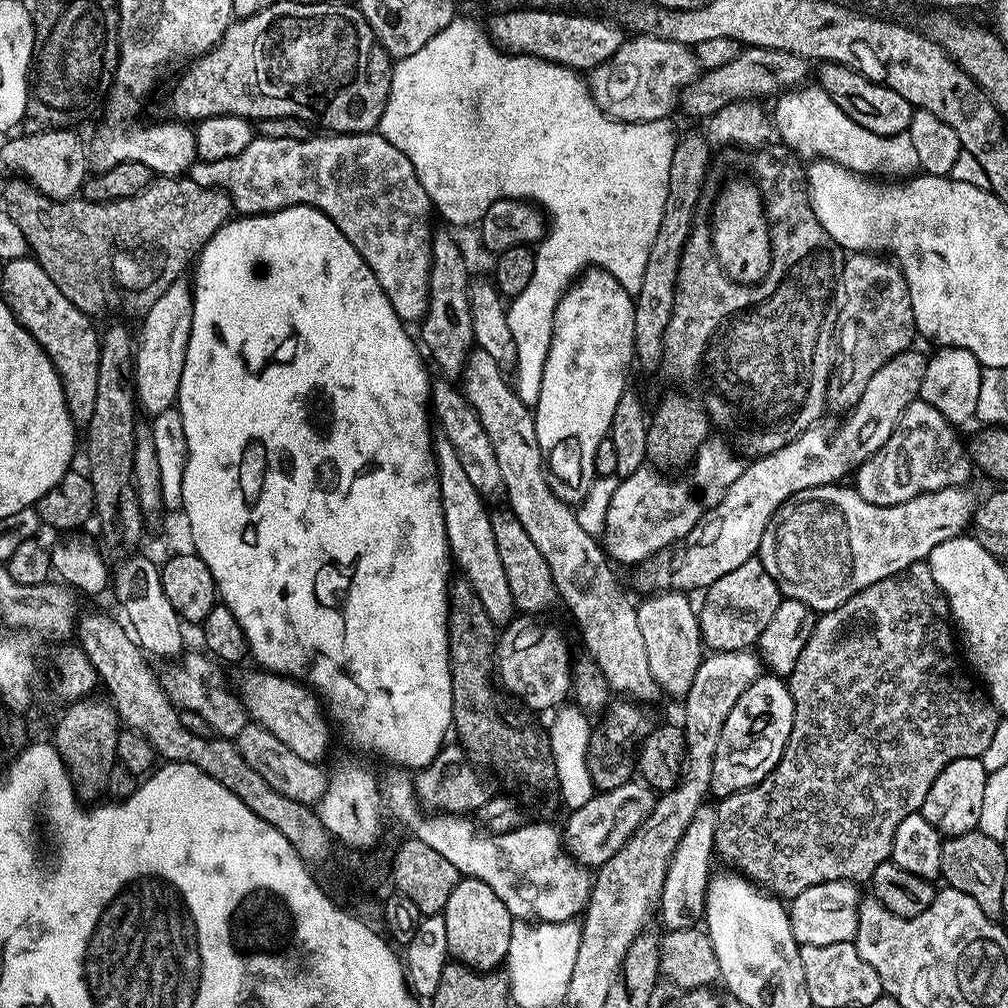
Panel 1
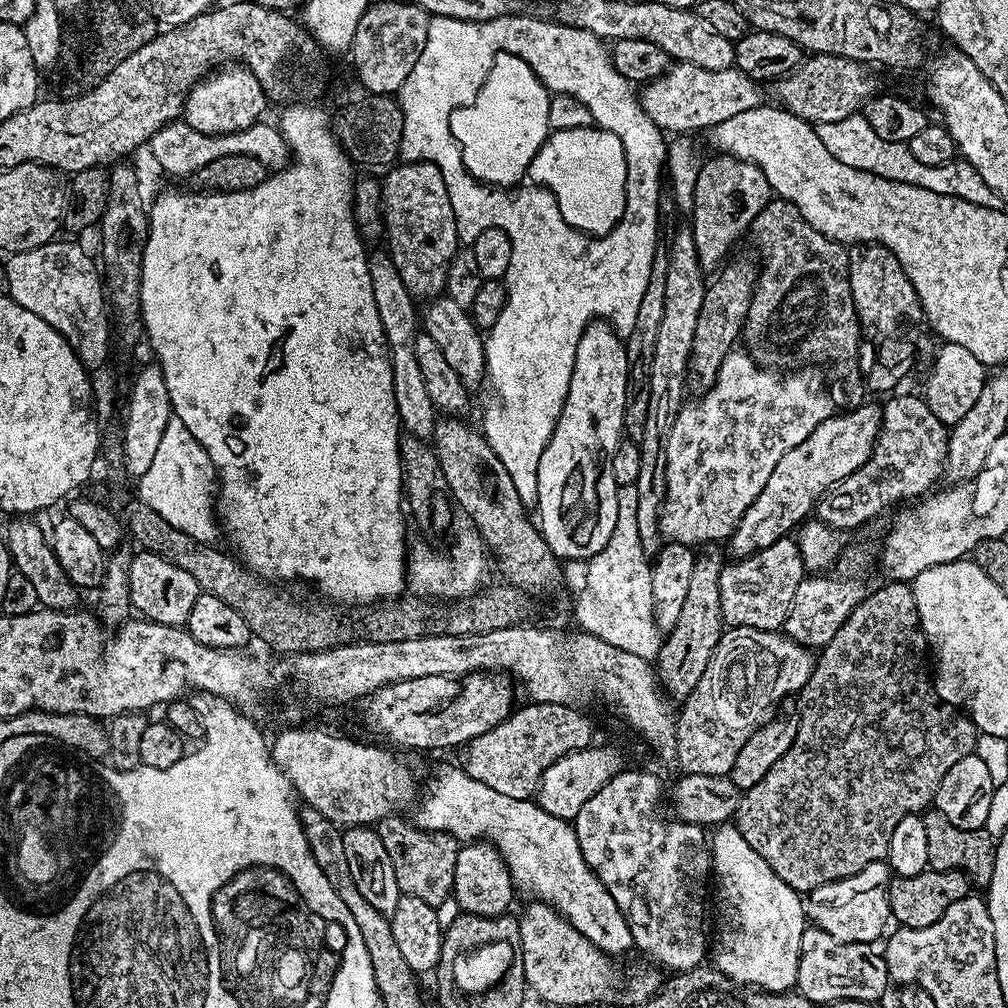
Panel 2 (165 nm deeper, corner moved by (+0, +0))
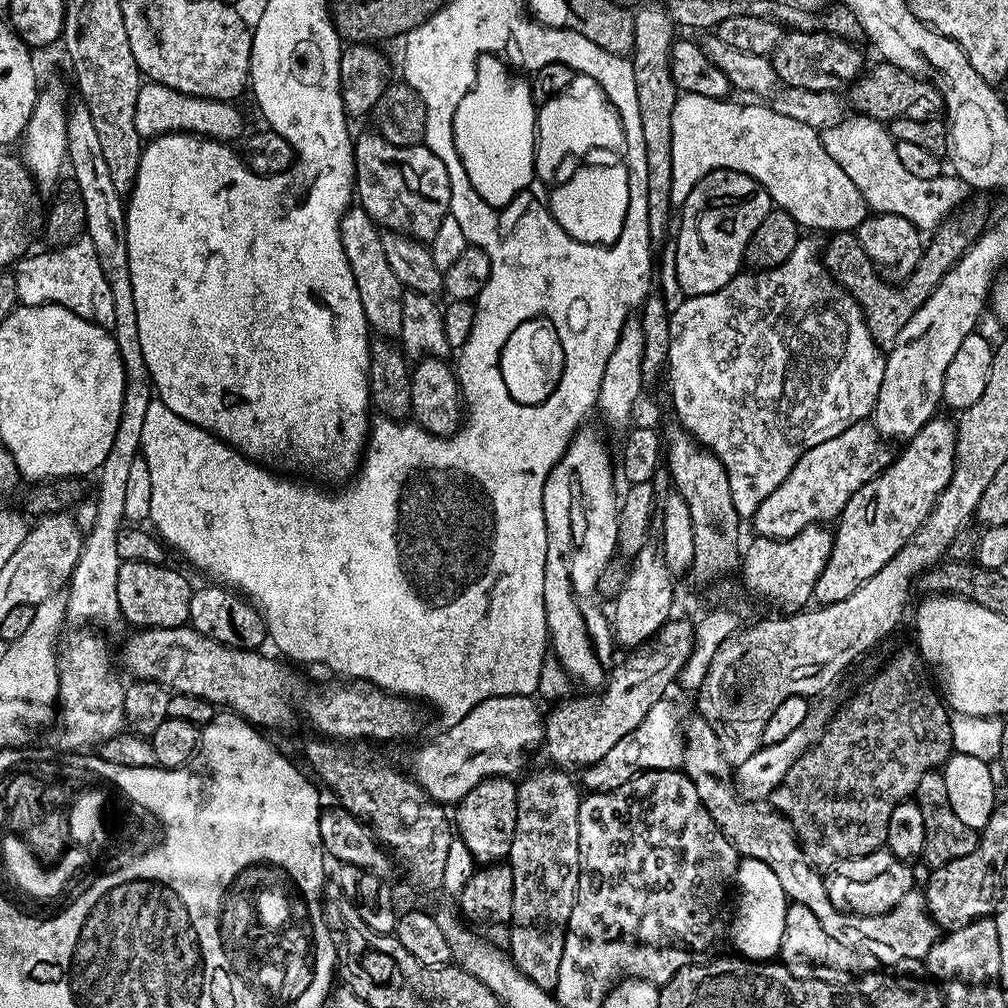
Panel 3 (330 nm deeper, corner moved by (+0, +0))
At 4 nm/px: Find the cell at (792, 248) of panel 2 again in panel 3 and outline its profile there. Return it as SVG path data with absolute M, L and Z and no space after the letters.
M974 200L946 217L935 232L931 233L920 254L920 266L903 281L902 287L893 286L876 273L876 268L870 262L866 250L862 250L862 242L858 242L855 231L837 232L827 237L828 244L826 240L822 250L824 267L851 296L856 297L864 310L864 321L876 344L888 350L892 349L898 334L902 334L902 326L906 326L906 322L914 318L914 314L923 306L926 298L930 298L930 294L940 285L946 273L959 264L976 237L985 231L989 223L988 208L982 201Z

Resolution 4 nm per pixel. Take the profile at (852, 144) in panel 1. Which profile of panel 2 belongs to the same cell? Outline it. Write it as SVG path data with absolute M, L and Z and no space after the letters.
M862 114L842 118L842 122L826 122L815 125L818 138L826 145L826 150L838 158L838 162L846 162L846 166L854 166L858 170L866 170L870 174L878 174L882 178L890 178L894 182L906 182L910 186L922 186L922 190L934 190L934 194L946 194L954 198L962 198L966 202L974 202L987 208L1001 207L998 194L986 182L982 182L982 174L974 170L962 158L957 158L942 166L925 166L918 162L914 154L910 154L907 144L886 142L870 130L870 122Z

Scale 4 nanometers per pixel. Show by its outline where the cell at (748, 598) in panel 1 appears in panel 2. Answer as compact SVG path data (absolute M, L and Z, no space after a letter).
M792 538L779 540L750 556L725 563L718 582L725 625L728 628L757 628L767 632L783 629L786 614L794 602L794 590L798 590L798 582L802 582L805 575L800 547Z

